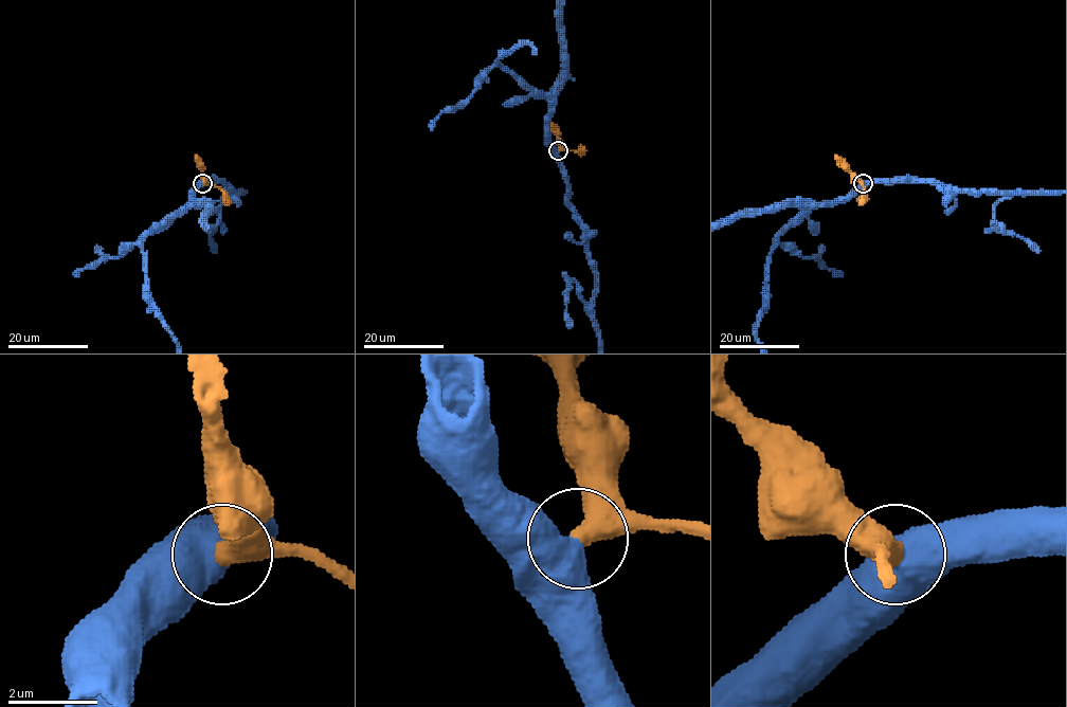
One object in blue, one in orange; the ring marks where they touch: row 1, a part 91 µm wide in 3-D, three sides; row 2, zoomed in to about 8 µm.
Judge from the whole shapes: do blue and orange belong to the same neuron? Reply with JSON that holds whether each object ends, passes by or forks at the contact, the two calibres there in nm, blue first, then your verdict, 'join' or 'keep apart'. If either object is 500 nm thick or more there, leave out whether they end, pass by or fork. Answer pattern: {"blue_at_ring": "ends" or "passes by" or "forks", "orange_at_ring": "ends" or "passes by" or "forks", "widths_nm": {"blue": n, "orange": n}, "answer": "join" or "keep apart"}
{"widths_nm": {"blue": 900, "orange": 600}, "answer": "join"}

